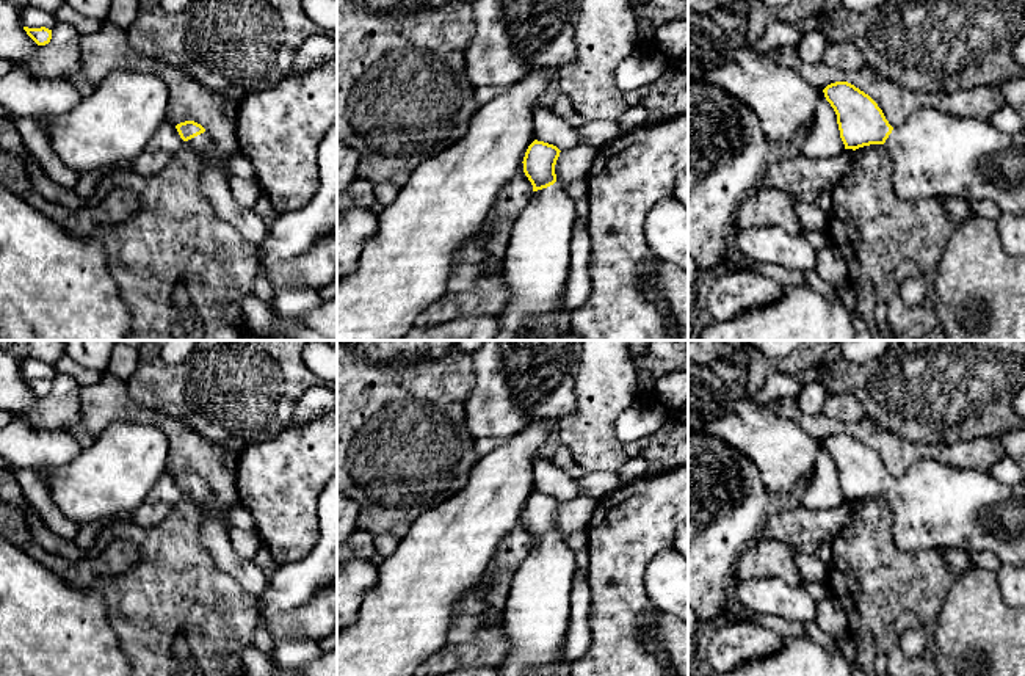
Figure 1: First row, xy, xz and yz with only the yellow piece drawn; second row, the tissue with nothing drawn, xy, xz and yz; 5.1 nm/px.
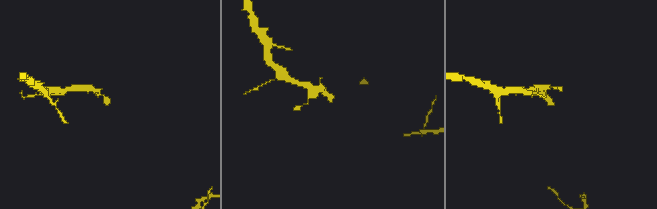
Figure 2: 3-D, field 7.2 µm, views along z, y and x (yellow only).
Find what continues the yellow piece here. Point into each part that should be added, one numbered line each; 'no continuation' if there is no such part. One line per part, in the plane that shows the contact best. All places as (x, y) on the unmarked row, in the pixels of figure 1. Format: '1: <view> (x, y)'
1: xz (538, 607)

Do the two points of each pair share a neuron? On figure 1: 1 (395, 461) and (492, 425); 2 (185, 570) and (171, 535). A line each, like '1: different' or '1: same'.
1: different
2: same

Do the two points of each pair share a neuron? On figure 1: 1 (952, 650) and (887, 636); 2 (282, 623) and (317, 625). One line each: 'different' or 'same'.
1: different
2: same

